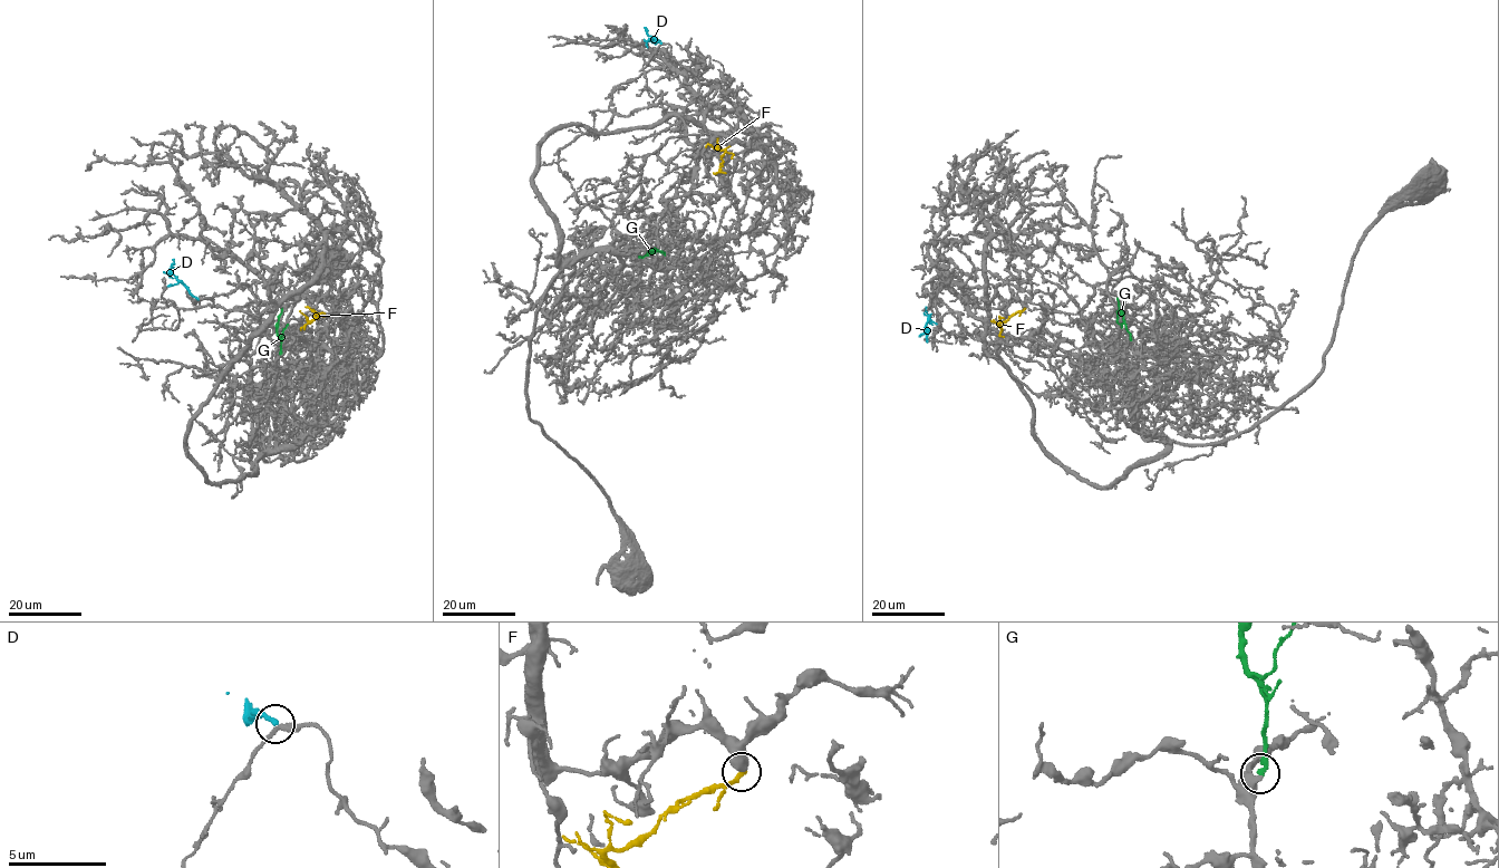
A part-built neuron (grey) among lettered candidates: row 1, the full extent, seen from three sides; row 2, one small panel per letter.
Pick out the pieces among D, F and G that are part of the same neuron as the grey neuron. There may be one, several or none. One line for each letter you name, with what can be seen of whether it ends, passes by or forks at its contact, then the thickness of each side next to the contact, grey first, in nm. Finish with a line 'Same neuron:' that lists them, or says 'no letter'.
G: it ends; calibres 550 and 280 nm
Same neuron: G

